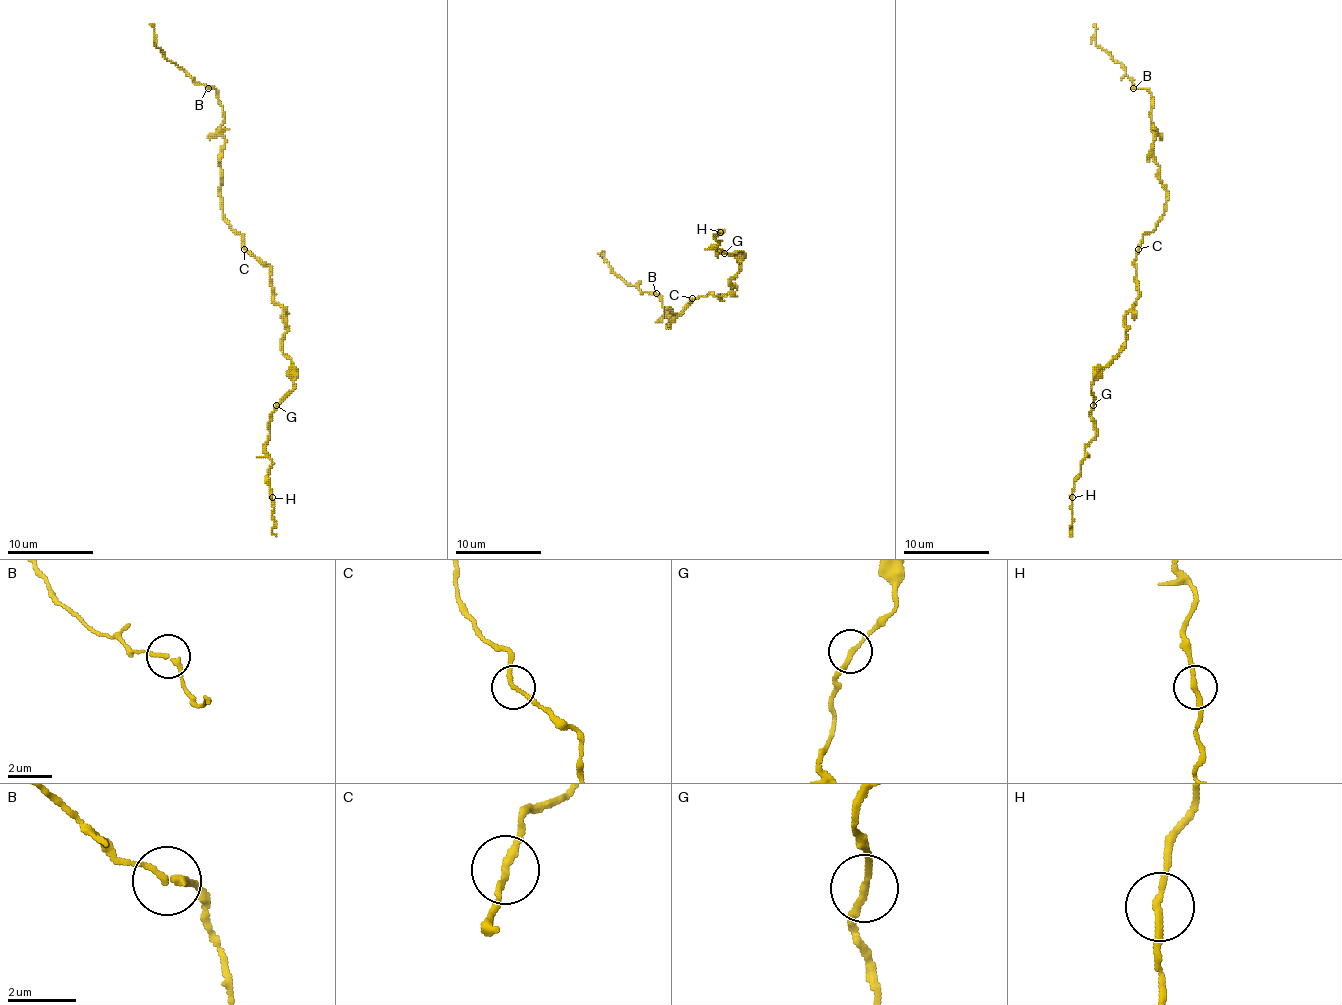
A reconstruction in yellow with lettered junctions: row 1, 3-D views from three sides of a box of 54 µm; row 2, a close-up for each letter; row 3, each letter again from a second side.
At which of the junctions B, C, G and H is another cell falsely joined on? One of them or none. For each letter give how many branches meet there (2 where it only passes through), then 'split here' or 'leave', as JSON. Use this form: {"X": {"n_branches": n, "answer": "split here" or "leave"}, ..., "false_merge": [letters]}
{"B": {"n_branches": 2, "answer": "leave"}, "C": {"n_branches": 2, "answer": "leave"}, "G": {"n_branches": 2, "answer": "leave"}, "H": {"n_branches": 2, "answer": "leave"}, "false_merge": []}

